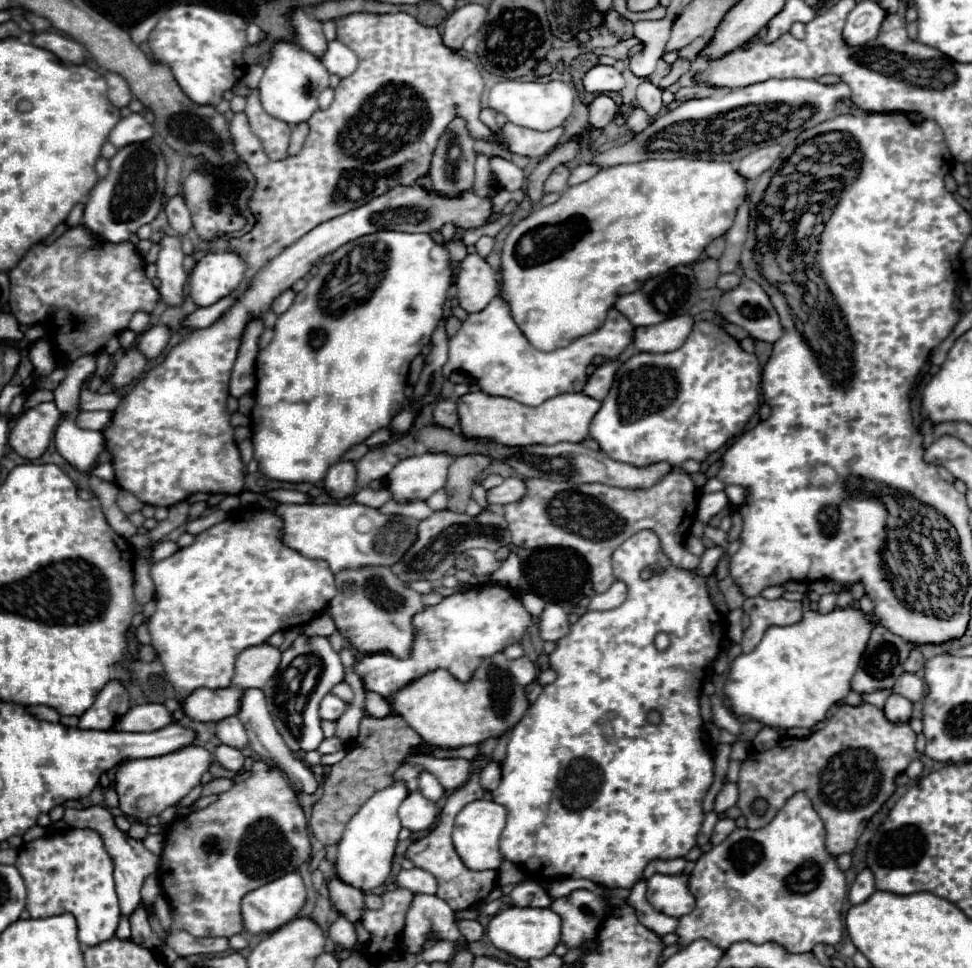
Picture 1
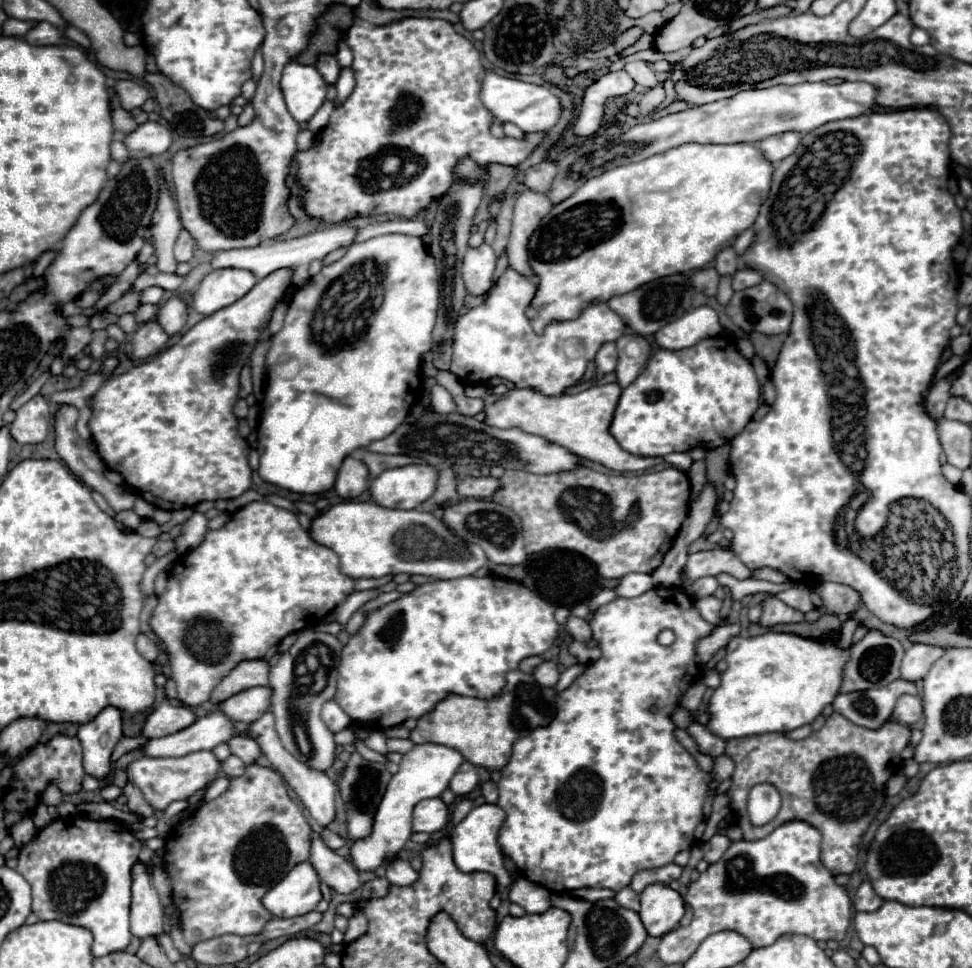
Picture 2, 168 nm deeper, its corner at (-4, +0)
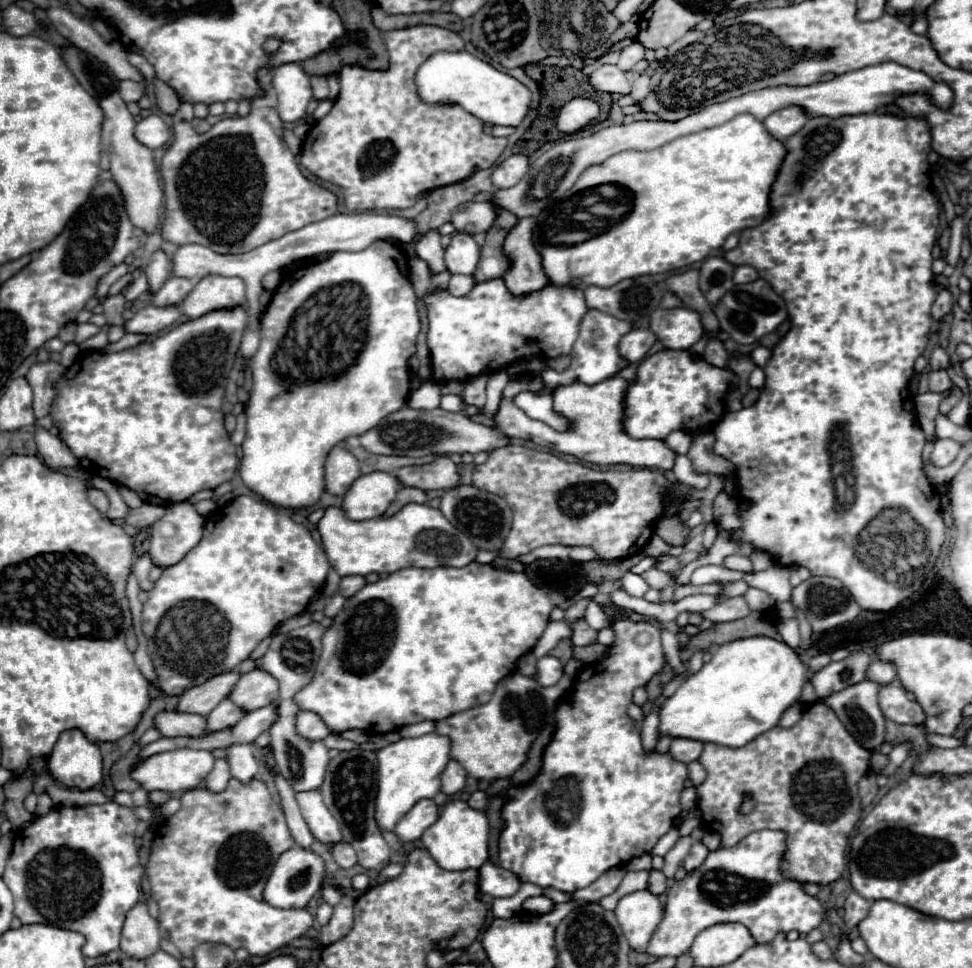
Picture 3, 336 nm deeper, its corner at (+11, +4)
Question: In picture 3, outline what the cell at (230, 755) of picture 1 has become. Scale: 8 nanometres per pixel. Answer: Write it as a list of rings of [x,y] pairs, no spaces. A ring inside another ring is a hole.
[[[217,759],[213,771],[211,771],[209,777],[207,777],[207,785],[205,785],[205,789],[211,791],[211,793],[221,793],[221,791],[225,791],[229,779],[231,779],[229,763],[227,763],[225,759]]]

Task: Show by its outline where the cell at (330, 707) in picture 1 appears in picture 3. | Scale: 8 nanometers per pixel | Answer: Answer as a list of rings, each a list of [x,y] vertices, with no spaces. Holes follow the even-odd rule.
[[[299,713],[295,719],[295,729],[307,741],[323,741],[329,735],[329,729],[321,725],[321,719],[315,713]]]

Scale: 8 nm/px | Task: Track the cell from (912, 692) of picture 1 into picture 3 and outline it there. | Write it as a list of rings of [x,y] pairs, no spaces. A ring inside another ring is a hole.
[[[861,681],[857,685],[851,685],[849,689],[843,689],[841,693],[833,693],[827,699],[823,699],[839,717],[839,721],[845,725],[845,729],[855,737],[855,741],[867,749],[877,751],[885,743],[885,717],[877,705],[877,693],[879,685],[873,681]]]

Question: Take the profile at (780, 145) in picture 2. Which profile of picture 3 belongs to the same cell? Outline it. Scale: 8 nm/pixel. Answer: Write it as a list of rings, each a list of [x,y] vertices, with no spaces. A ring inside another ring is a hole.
[[[789,105],[785,109],[771,113],[763,123],[769,129],[769,133],[773,133],[773,137],[781,137],[781,141],[785,141],[789,135],[797,133],[805,125],[807,119],[809,119],[809,115],[807,115],[805,107]]]

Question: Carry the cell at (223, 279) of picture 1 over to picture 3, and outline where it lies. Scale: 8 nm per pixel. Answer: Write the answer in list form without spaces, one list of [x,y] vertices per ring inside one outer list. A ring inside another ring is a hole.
[[[209,275],[193,287],[181,303],[181,309],[189,319],[199,319],[211,311],[233,309],[245,303],[245,285],[239,277]]]

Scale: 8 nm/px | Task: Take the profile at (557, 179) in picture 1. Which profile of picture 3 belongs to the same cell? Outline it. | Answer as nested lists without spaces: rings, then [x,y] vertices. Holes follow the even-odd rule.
[[[511,155],[505,161],[501,161],[493,173],[491,181],[495,187],[513,187],[521,177],[529,171],[529,159],[525,155]]]

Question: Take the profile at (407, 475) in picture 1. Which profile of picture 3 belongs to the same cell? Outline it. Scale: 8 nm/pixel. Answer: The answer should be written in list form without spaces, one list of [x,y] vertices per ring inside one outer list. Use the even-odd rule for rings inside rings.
[[[375,471],[369,475],[361,475],[345,493],[341,509],[351,521],[381,517],[395,499],[399,487],[401,485],[397,485],[397,479],[391,473]]]

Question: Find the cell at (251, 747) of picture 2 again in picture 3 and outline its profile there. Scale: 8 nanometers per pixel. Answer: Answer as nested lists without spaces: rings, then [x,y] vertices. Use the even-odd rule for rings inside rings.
[[[251,745],[227,747],[227,761],[229,761],[229,767],[231,767],[233,779],[237,779],[241,783],[249,783],[259,771],[259,761],[255,759]]]

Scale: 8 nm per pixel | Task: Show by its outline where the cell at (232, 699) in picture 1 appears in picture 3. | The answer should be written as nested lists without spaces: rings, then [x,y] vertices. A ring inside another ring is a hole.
[[[253,669],[241,675],[229,697],[233,697],[237,705],[245,705],[247,711],[253,711],[279,699],[279,683],[267,671]]]

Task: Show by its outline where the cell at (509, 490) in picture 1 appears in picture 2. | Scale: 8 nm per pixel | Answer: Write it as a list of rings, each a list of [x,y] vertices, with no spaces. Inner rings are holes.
[[[466,477],[458,483],[458,493],[464,499],[492,499],[502,483],[494,477]]]

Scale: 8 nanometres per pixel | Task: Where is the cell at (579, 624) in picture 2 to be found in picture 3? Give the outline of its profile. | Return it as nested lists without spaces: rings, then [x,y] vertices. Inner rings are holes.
[[[577,621],[577,623],[573,623],[571,629],[573,629],[573,637],[571,637],[571,639],[573,639],[575,645],[585,647],[585,645],[593,645],[593,643],[597,643],[597,633],[599,633],[599,631],[591,629],[585,621]]]

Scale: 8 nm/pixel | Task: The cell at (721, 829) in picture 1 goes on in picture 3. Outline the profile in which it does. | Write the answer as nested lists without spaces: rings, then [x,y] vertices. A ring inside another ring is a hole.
[[[693,843],[693,847],[691,847],[691,851],[689,851],[689,855],[685,857],[685,861],[683,861],[683,867],[685,867],[685,871],[687,873],[691,873],[693,869],[697,869],[703,861],[705,861],[705,857],[707,857],[707,853],[709,853],[709,849],[703,845],[703,843]]]

